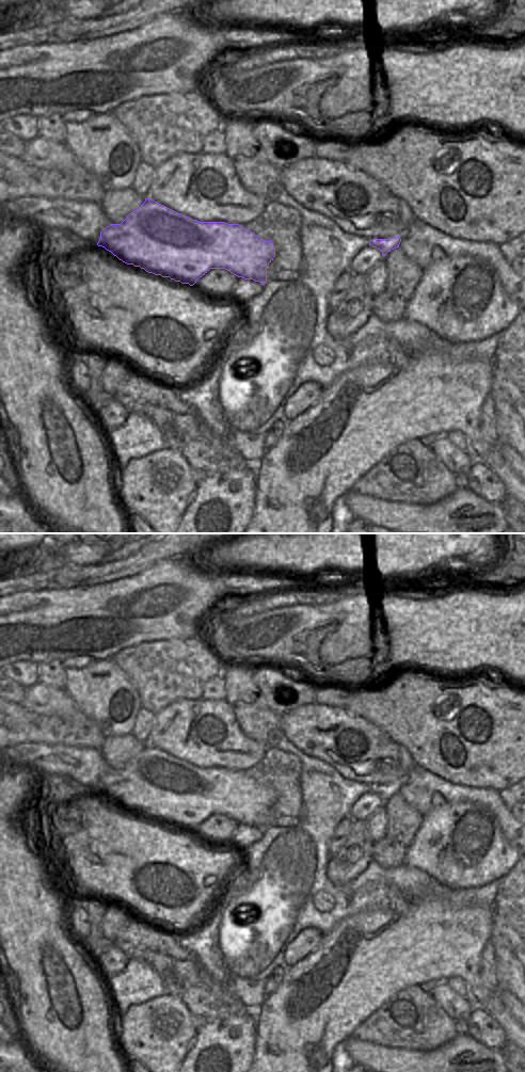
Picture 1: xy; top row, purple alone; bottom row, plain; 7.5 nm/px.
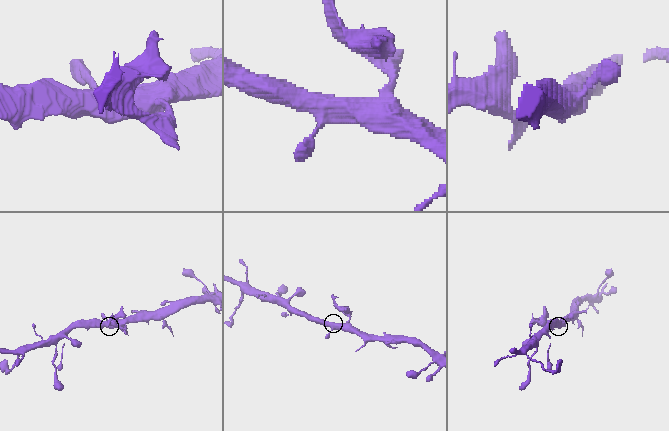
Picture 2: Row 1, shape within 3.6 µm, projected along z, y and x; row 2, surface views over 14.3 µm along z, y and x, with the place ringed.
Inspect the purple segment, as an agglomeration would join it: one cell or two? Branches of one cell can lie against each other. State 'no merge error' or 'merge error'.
merge error

